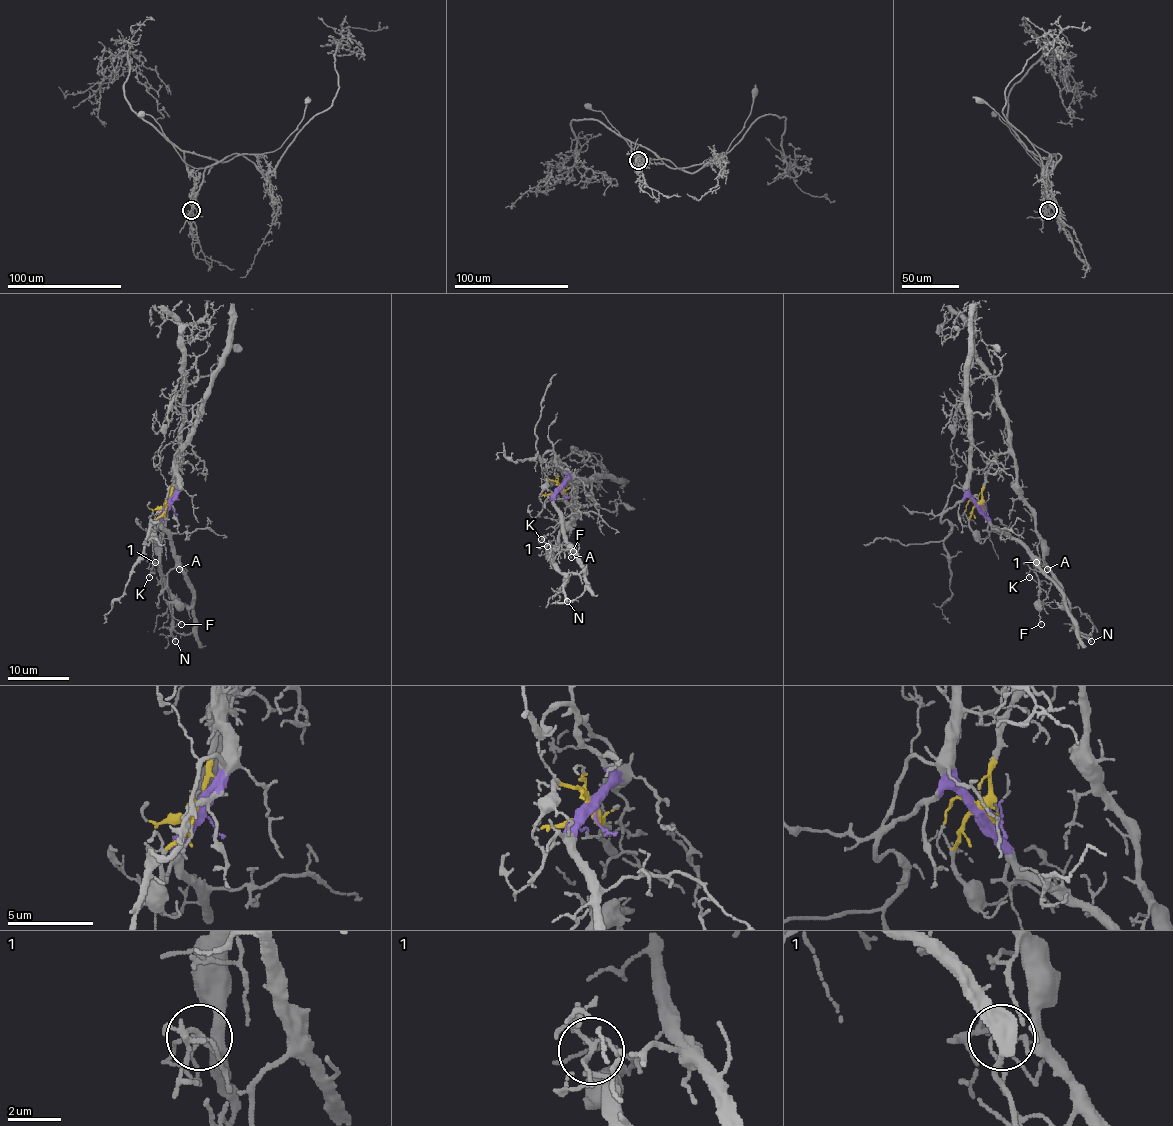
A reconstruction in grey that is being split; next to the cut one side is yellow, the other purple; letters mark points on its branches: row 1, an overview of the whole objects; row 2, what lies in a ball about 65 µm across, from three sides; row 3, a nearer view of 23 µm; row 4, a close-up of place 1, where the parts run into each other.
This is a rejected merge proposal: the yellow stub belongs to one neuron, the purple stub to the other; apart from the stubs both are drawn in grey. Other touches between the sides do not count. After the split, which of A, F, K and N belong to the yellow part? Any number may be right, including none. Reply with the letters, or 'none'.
F, K, N

